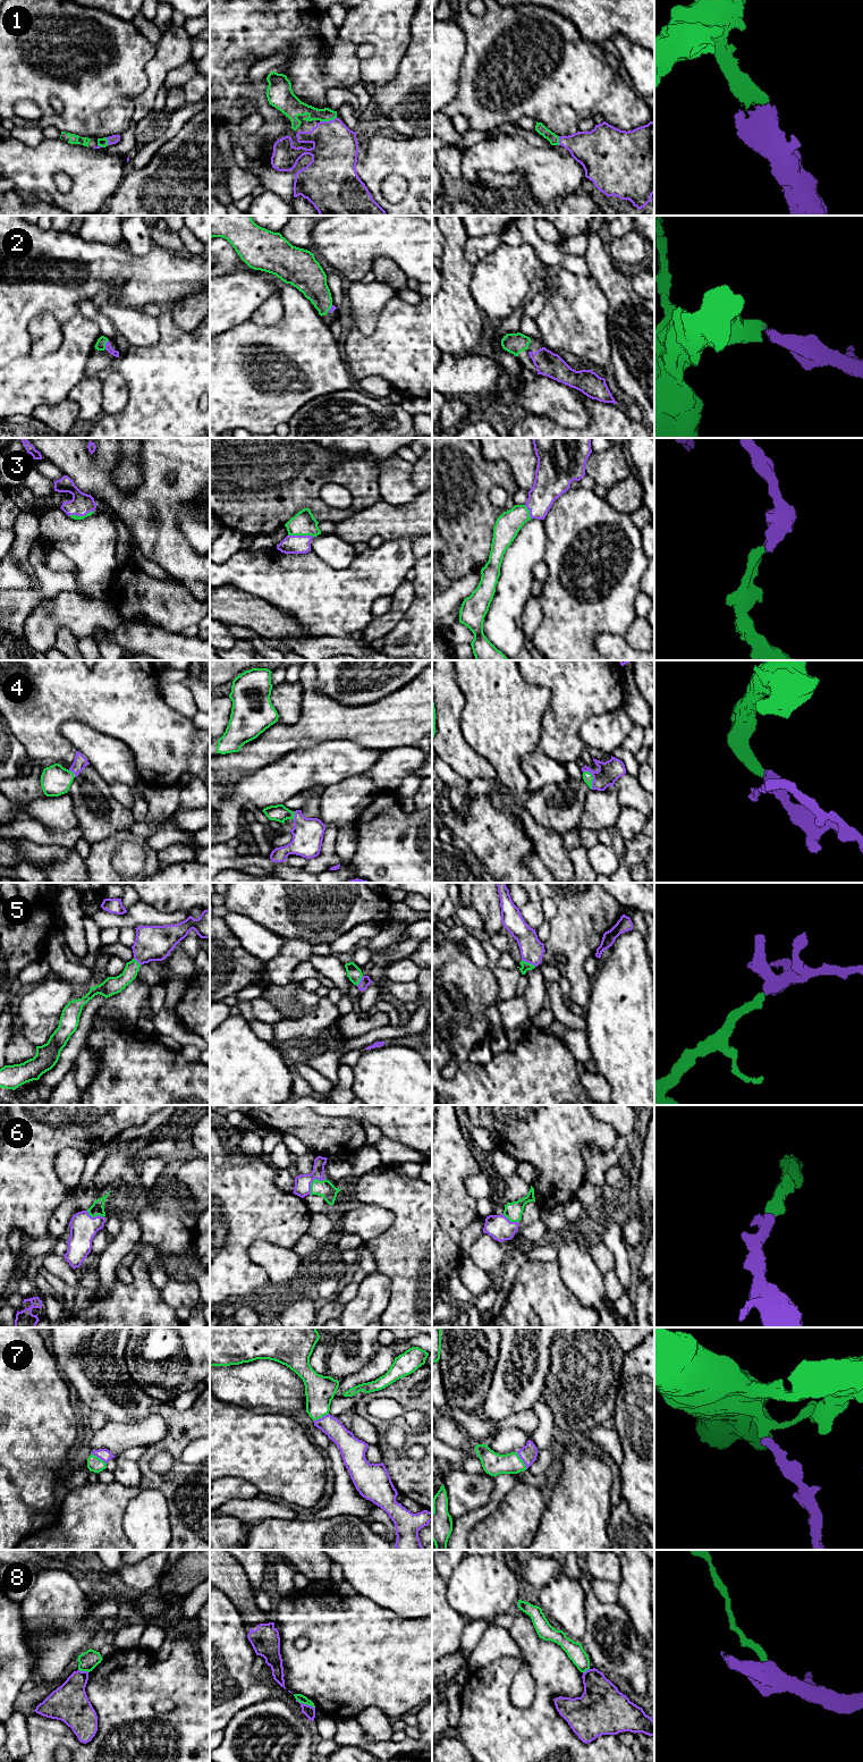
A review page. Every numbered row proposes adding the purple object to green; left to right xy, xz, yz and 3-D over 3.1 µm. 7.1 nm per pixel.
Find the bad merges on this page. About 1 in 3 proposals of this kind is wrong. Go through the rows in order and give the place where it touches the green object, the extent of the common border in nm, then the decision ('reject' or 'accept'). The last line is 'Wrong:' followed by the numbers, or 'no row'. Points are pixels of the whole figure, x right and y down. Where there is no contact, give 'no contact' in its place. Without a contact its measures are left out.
1: meets green in xz at (328, 120); contact 120 nm long; accept
2: meets green in xy at (104, 344); contact 80 nm long; accept
3: meets green in xz at (301, 534); contact 180 nm long; accept
4: meets green in yz at (592, 778); contact 150 nm long; accept
5: meets green in yz at (527, 962); contact 120 nm long; accept
6: meets green in xz at (313, 1181); contact 160 nm long; accept
7: meets green in yz at (522, 1460); contact 140 nm long; accept
8: meets green in xz at (305, 1703); contact 150 nm long; reject
Wrong: 8

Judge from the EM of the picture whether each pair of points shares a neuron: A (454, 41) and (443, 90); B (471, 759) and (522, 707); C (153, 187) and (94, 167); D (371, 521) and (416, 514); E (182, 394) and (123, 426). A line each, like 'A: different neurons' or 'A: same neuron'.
A: same neuron
B: different neurons
C: different neurons
D: same neuron
E: same neuron

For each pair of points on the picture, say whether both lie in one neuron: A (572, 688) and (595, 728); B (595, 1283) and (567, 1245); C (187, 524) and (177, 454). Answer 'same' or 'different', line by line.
A: different
B: same
C: different

